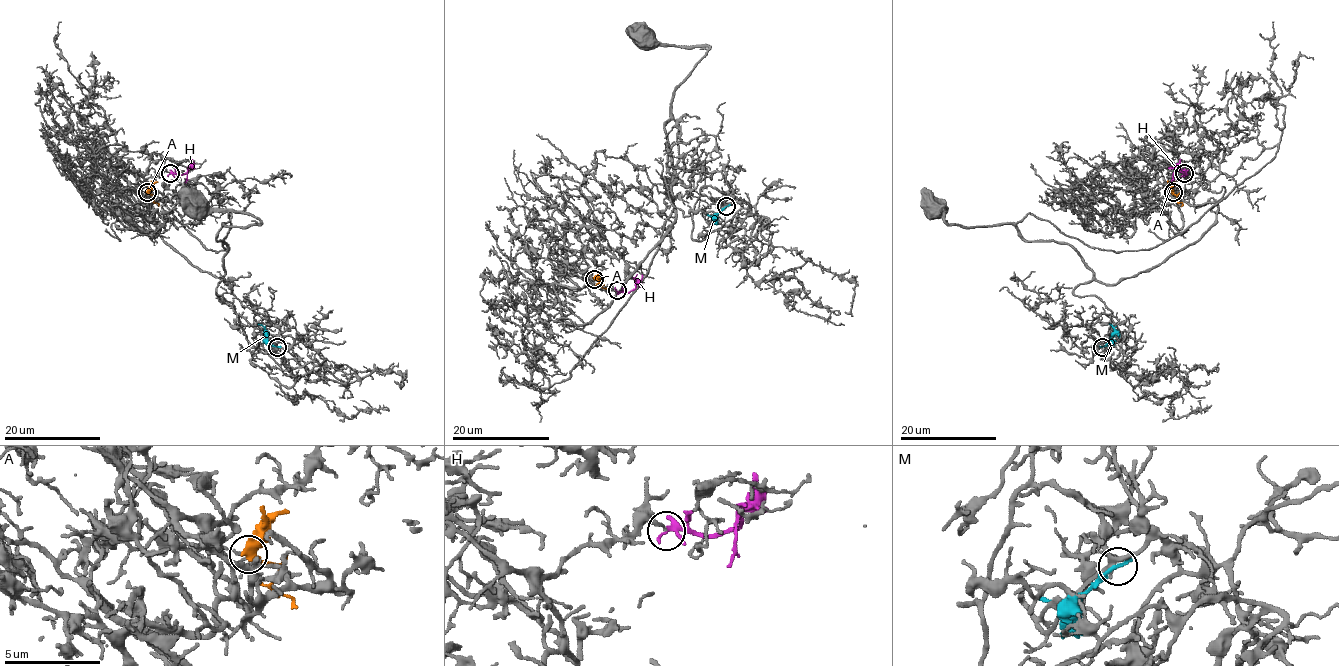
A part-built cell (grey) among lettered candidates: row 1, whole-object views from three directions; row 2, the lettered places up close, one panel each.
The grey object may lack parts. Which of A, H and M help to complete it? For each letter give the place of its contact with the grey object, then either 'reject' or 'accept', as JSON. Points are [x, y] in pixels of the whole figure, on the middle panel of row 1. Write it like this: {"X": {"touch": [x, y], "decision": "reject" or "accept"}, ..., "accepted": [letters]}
{"A": {"touch": [594, 279], "decision": "reject"}, "H": {"touch": [617, 290], "decision": "reject"}, "M": {"touch": [726, 206], "decision": "reject"}, "accepted": []}

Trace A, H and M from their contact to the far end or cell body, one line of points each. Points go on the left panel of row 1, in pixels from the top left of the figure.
A: (148, 193), (155, 196), (154, 201), (160, 206)
H: (169, 174), (181, 175), (187, 169), (185, 182)
M: (277, 346), (268, 340), (268, 334), (258, 323)

